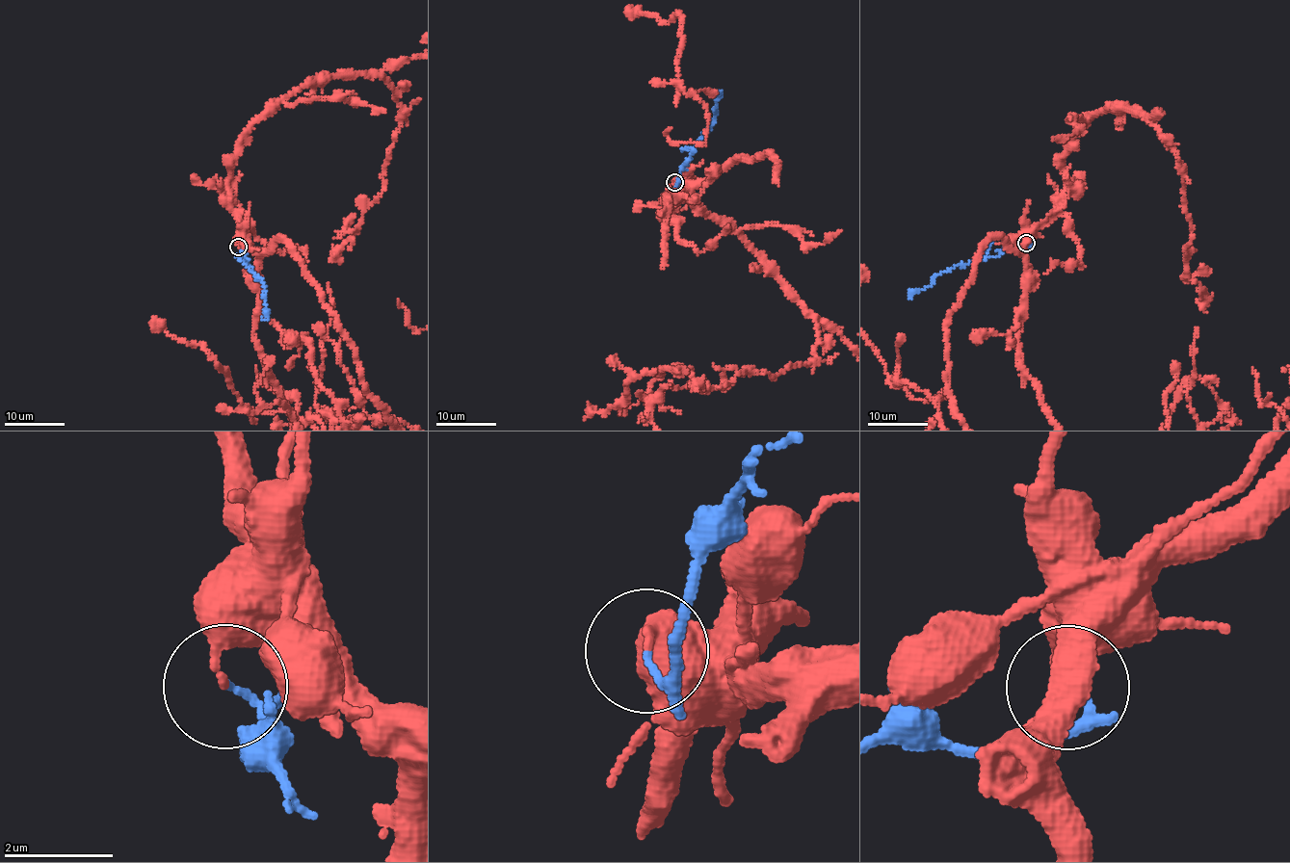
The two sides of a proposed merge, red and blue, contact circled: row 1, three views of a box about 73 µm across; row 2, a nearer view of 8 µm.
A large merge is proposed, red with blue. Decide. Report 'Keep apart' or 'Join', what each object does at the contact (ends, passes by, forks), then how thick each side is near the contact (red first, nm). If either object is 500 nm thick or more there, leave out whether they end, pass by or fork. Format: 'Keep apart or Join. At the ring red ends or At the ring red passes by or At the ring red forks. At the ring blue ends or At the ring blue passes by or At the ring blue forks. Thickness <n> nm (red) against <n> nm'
Keep apart. At the ring red ends. At the ring blue passes by. Thickness 140 nm (red) against 80 nm

